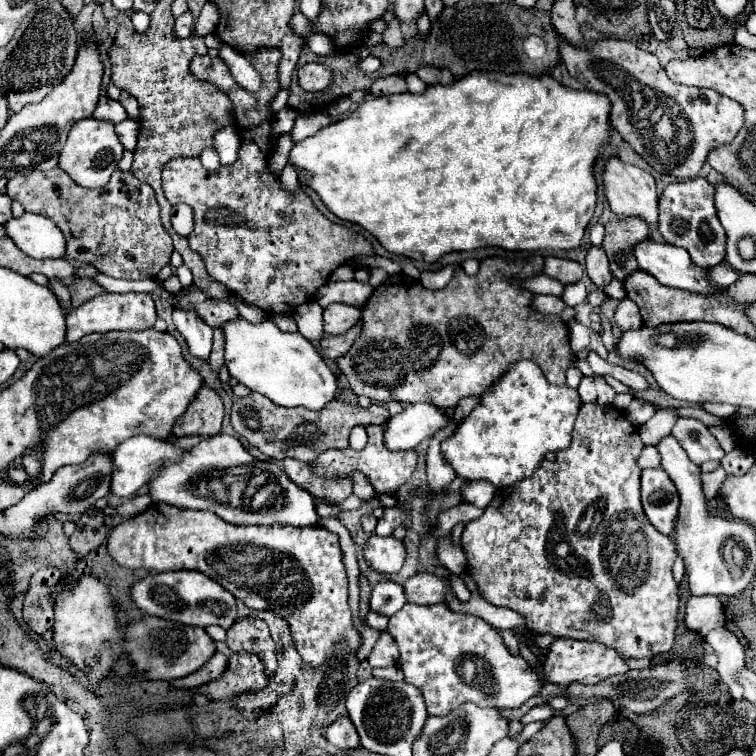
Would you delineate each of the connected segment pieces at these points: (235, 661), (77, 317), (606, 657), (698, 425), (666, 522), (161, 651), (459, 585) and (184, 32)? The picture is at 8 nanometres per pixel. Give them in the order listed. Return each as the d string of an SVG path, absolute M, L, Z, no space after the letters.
M238 652L232 654L228 660L228 670L214 682L208 682L200 686L194 692L204 694L212 700L226 700L240 692L260 690L266 684L264 676L264 664L260 664L260 658L250 652Z
M104 292L100 296L94 296L92 300L84 302L82 306L74 308L68 316L68 336L66 342L76 342L86 334L92 332L110 332L110 330L148 330L156 322L156 310L154 310L154 300L150 294L138 294L138 292L128 292L128 294L114 294L114 292Z
M558 638L548 654L544 668L548 670L548 680L558 686L566 686L572 682L582 682L582 684L598 684L608 676L614 674L626 674L628 672L628 662L614 650L598 642L588 642L588 640L572 640L572 638Z
M678 418L676 426L672 428L672 436L696 466L702 466L710 460L720 460L724 456L722 446L712 436L708 426L696 418Z
M662 468L642 470L642 508L658 532L672 532L678 502L678 492Z
M84 576L76 586L62 590L54 602L54 612L54 646L80 670L86 670L92 684L98 684L100 678L108 674L118 660L120 650L124 650L130 662L134 662L136 668L146 672L152 680L174 680L188 676L200 670L216 654L216 644L204 628L184 626L146 614L140 622L128 624L122 630L116 624L114 602L108 588L92 576Z
M449 573L450 582L452 584L452 589L458 599L461 601L468 601L472 598L471 592L467 589L466 585L460 577Z
M186 12L182 14L180 18L176 18L174 22L174 34L178 38L186 38L192 34L192 26L194 26L194 18L192 18L192 12Z

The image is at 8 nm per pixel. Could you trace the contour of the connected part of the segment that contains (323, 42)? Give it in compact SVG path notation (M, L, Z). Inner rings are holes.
M322 32L312 34L312 36L306 36L306 40L308 40L308 48L310 48L314 54L318 54L318 56L328 56L330 52L334 52L332 40L328 40L328 36L324 36Z

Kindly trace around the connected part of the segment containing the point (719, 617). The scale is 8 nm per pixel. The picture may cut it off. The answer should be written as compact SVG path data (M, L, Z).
M692 596L686 604L686 626L706 636L710 630L724 626L724 608L716 596Z

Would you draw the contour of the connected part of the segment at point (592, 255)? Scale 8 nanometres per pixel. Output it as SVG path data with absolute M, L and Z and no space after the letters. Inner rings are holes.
M590 246L586 254L586 272L596 286L606 286L612 280L612 272L608 268L608 258L600 246Z

